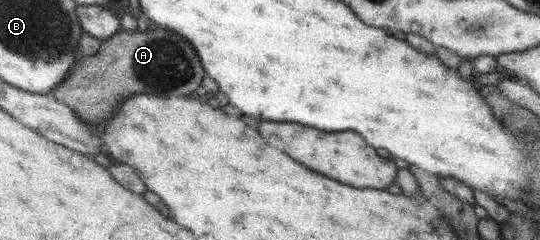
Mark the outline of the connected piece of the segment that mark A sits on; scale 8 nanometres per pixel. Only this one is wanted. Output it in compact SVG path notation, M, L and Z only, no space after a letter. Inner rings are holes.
M161 27L143 32L119 30L102 41L96 54L76 59L64 82L57 82L49 96L73 109L77 119L92 125L109 119L119 102L131 94L187 97L203 76L205 71L194 48L179 33Z

